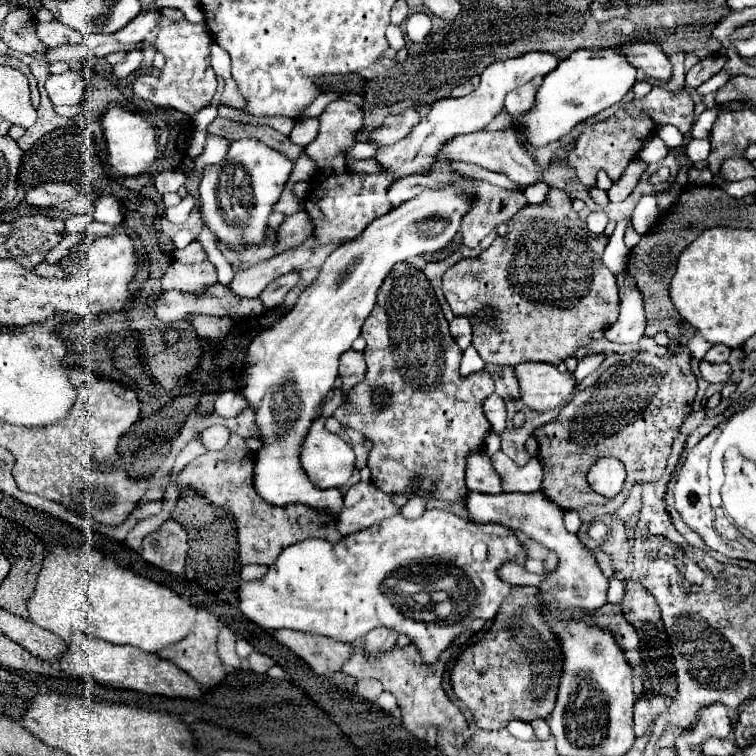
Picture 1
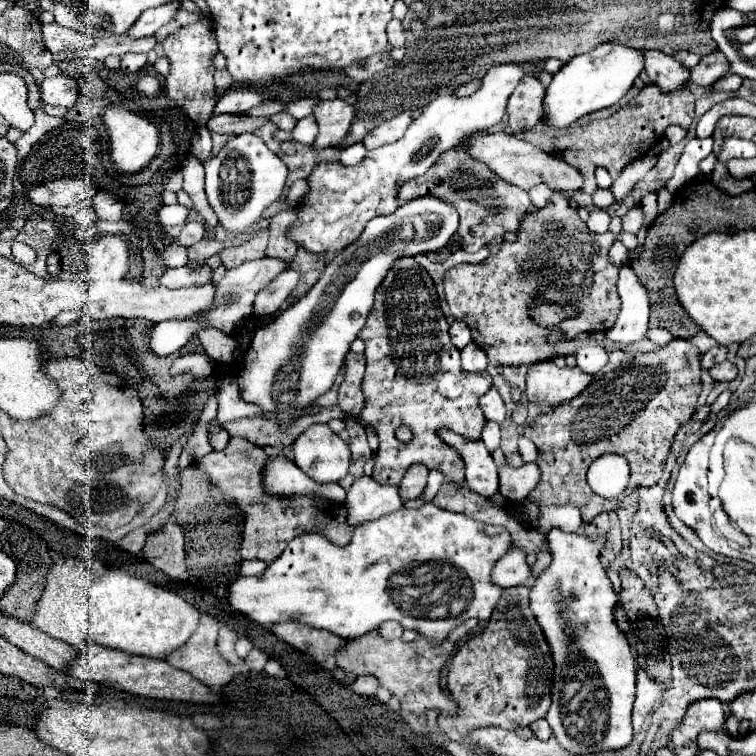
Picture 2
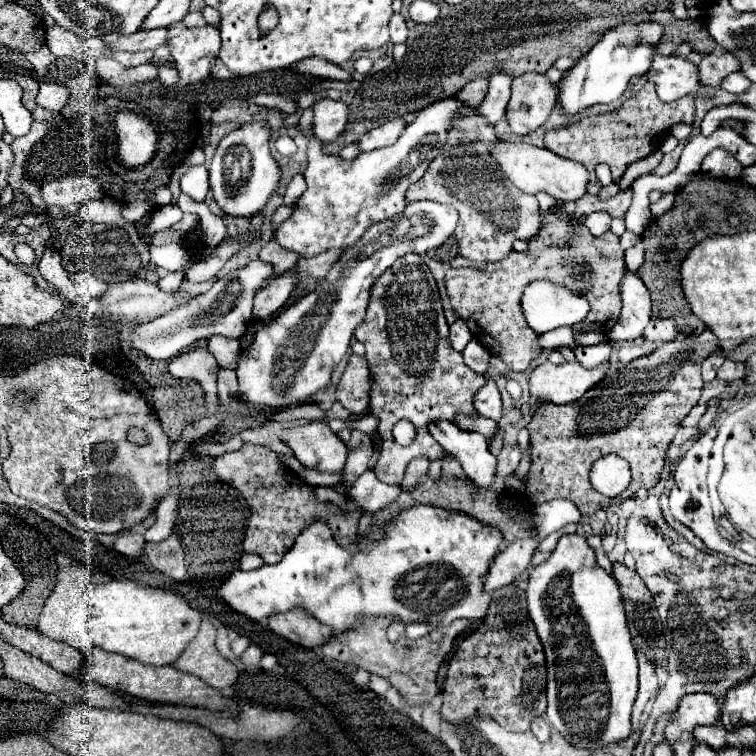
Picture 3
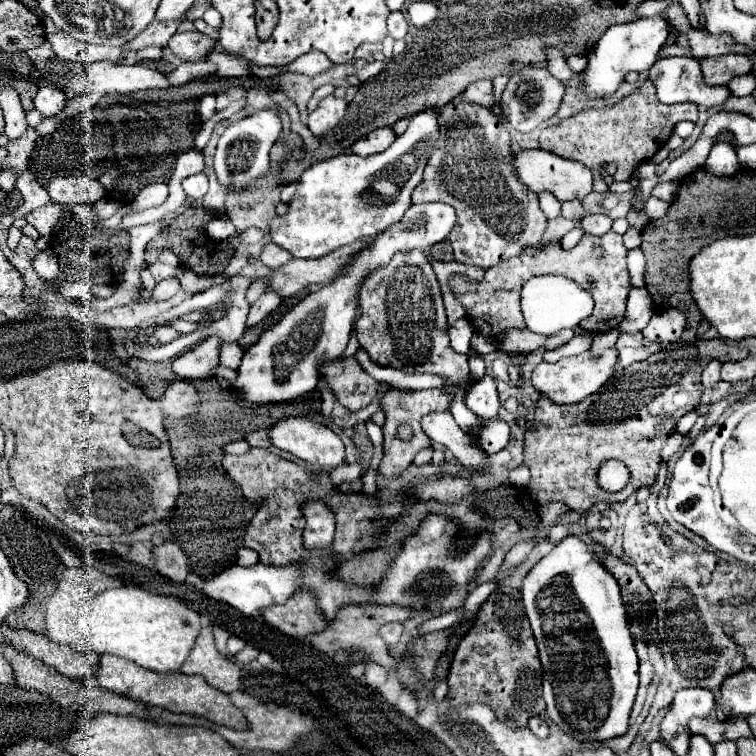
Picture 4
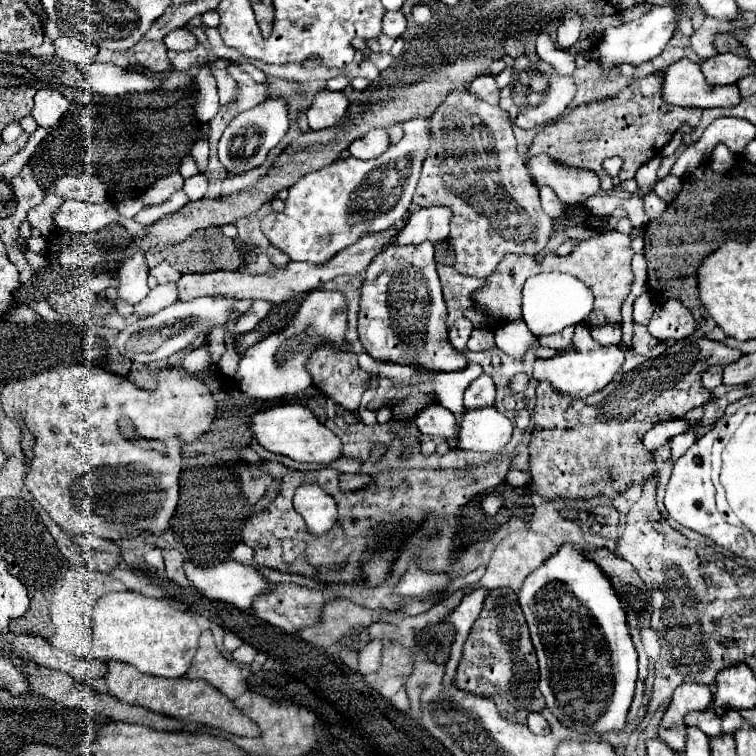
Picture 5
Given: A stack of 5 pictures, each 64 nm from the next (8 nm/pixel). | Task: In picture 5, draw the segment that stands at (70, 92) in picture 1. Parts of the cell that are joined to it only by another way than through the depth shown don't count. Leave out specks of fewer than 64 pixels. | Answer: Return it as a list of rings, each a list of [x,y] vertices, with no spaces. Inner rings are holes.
[[[38,90],[34,96],[34,108],[30,116],[42,128],[54,128],[68,110],[68,100],[56,90]]]

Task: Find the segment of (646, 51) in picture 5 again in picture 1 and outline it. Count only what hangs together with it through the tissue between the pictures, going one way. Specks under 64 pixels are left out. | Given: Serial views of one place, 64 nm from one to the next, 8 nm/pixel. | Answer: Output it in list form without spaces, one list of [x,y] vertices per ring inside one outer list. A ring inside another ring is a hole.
[[[602,48],[598,54],[606,56],[610,64],[590,64],[590,50],[576,50],[566,60],[558,64],[554,72],[544,78],[544,84],[538,88],[536,104],[528,116],[518,120],[520,132],[530,140],[530,148],[546,146],[564,134],[568,134],[578,122],[618,104],[624,94],[636,82],[636,68],[626,60],[626,56],[614,48]]]

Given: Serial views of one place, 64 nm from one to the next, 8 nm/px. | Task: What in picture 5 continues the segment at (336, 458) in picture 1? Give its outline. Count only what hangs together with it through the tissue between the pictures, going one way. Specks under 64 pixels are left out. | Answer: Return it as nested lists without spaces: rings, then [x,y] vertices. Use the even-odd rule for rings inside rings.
[[[282,404],[282,406],[256,412],[248,420],[248,428],[264,450],[272,454],[288,456],[296,462],[330,464],[342,454],[340,438],[332,430],[328,430],[324,424],[320,424],[318,418],[306,406],[300,406],[300,404]]]

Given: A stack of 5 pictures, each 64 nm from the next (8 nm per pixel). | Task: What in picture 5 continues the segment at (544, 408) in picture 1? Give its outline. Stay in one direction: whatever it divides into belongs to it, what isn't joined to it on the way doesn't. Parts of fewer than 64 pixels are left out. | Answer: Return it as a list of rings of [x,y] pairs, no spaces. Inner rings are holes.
[[[580,324],[576,328],[576,334],[574,334],[572,344],[568,348],[558,350],[558,354],[550,360],[538,360],[534,364],[534,378],[538,382],[550,382],[564,396],[586,398],[586,396],[602,390],[606,384],[610,384],[614,374],[622,368],[622,364],[624,364],[622,346],[600,346],[588,334],[588,328]]]

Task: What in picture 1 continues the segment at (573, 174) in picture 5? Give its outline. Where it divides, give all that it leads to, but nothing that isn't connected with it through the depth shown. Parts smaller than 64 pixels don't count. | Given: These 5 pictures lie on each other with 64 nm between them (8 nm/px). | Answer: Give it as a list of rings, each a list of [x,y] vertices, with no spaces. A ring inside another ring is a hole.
[[[502,130],[502,132],[472,132],[472,134],[464,134],[464,136],[456,136],[456,140],[450,140],[450,144],[446,144],[440,150],[438,160],[448,160],[448,162],[472,162],[478,164],[486,170],[498,172],[508,176],[516,186],[520,188],[528,188],[532,184],[538,184],[542,180],[544,170],[538,166],[536,158],[522,146],[516,130]]]

